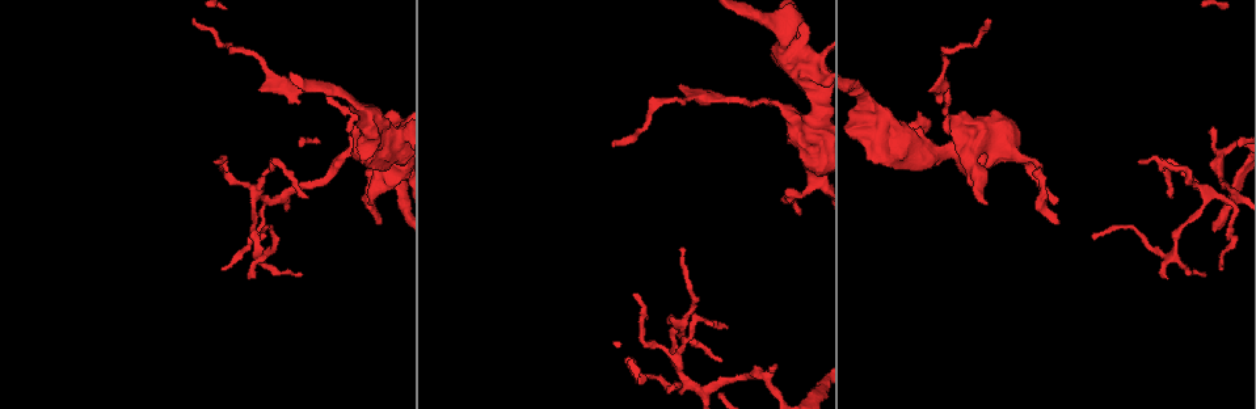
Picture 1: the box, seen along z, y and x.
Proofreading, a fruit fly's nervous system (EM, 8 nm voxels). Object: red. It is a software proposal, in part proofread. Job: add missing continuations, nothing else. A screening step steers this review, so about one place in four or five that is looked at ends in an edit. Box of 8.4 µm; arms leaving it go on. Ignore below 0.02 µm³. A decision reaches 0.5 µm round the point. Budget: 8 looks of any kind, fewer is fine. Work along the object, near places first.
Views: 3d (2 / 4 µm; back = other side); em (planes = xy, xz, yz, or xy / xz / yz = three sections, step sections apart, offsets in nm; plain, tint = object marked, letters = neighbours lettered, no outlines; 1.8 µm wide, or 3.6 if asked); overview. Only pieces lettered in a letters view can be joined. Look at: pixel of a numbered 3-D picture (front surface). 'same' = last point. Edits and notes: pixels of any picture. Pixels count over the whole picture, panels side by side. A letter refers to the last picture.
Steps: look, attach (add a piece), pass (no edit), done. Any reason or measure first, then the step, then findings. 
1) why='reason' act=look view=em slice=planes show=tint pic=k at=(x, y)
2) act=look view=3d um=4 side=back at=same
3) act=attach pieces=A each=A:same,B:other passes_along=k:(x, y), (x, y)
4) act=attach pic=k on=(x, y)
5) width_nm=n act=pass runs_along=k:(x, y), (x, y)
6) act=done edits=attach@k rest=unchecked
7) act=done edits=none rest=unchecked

why='sharp bend' act=look view=em slice=yz step=16 show=tint pic=1 at=(374, 132)

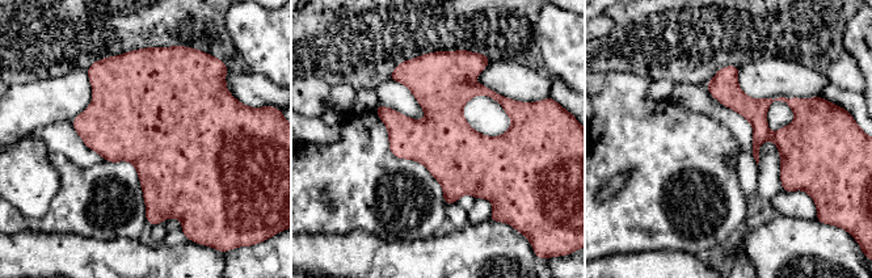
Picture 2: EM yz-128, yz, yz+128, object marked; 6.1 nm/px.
act=look view=em slice=xz step=4 show=letters at=same

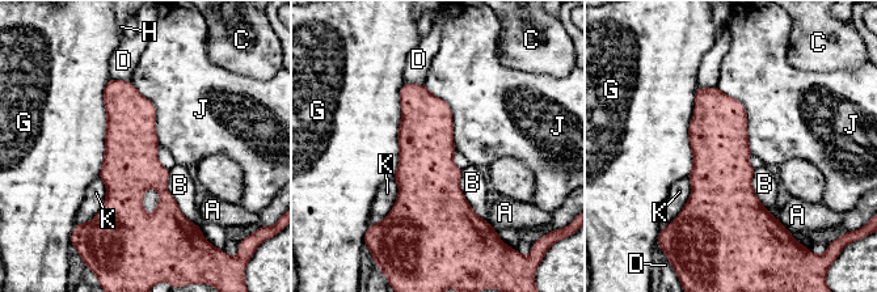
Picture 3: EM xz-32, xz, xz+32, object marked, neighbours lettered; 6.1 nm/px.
width_nm=340 act=pass each=A:other,B:other,C:other,D:other,G:other,H:other,J:other,K:other border=3:(719, 85), (743, 105), (753, 153) found='no lettered piece goes on from it'

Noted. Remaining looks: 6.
why='narrows sharply' act=look view=3d um=4 pic=1 at=(333, 102)

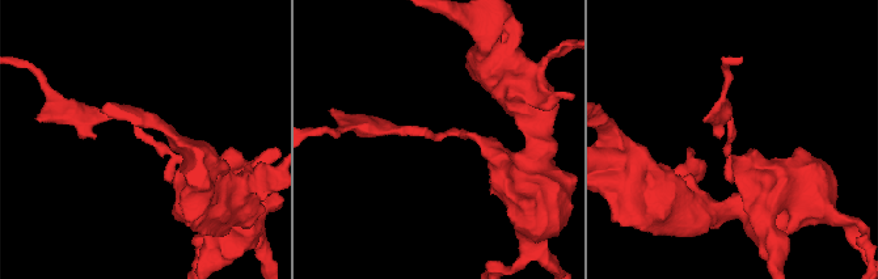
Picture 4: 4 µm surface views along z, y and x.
why='now the EM' act=look view=em slice=xz step=4 show=tint pic=4 at=(145, 136)

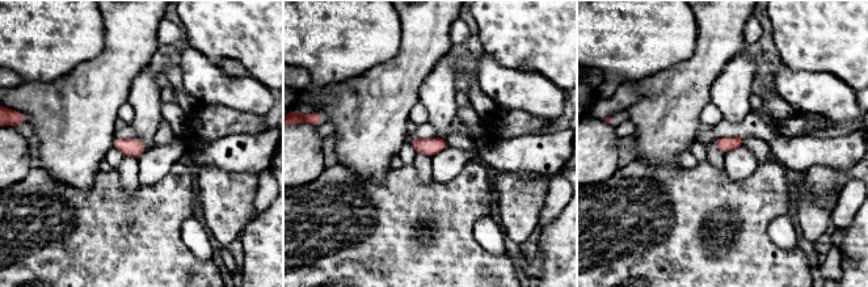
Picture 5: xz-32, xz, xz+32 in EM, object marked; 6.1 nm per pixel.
act=look view=em slice=xz step=4 show=letters at=same

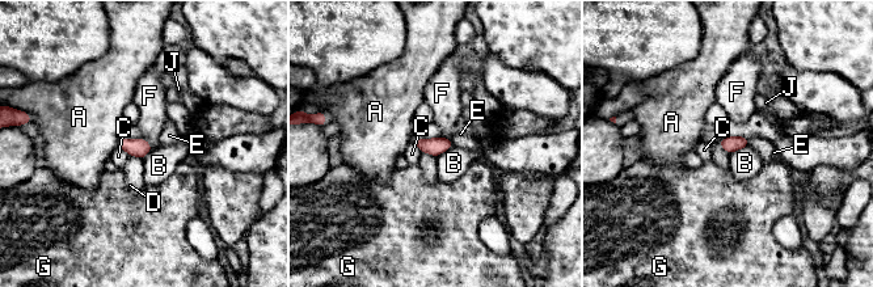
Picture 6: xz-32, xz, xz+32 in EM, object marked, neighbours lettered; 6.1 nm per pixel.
width_nm=100 act=pass each=A:other,B:other,C:other,D:other,E:other,F:other,G:other,J:other border=6:(716, 140), (729, 155) found='none of them fits'

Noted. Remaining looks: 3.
act=look view=em slice=planes show=letters pic=1 at=(191, 21)

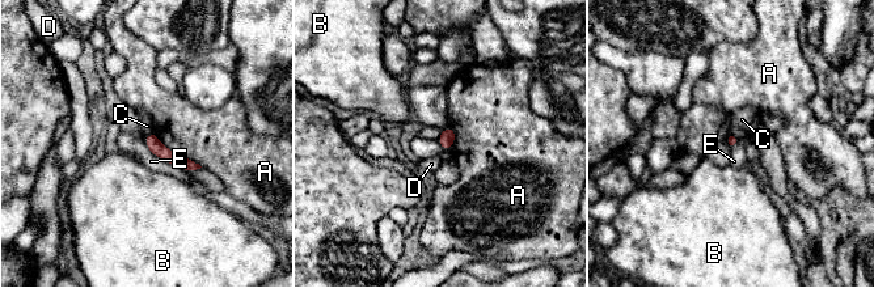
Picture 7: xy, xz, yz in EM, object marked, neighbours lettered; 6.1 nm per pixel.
act=pass each=A:other,B:other,C:other,D:other,E:other border=7:(144, 136), (155, 155), (185, 170) found='none of them fits'

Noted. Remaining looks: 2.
act=done edits=none rest=unchecked

